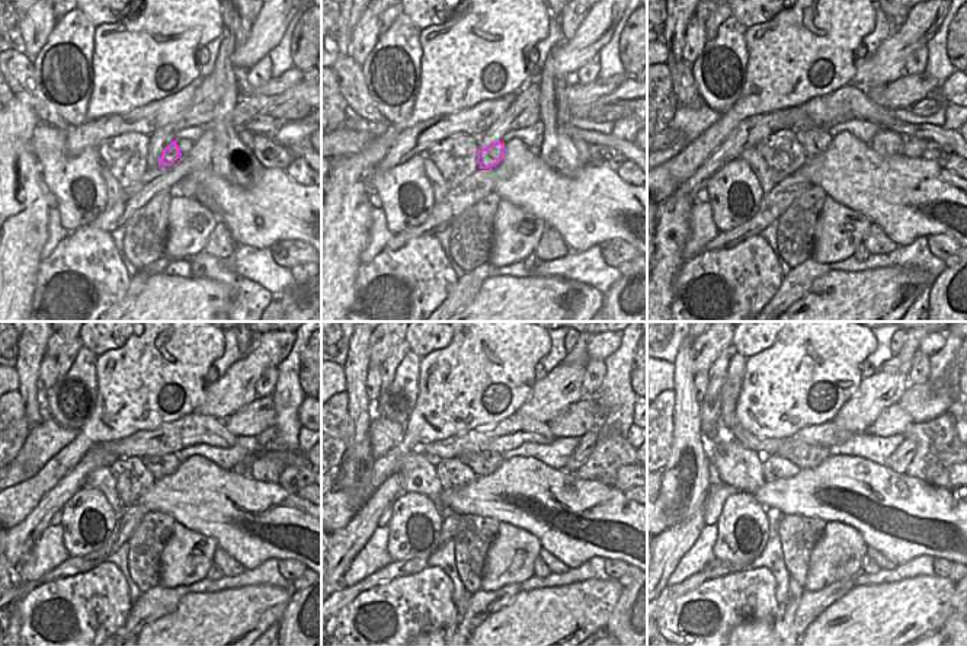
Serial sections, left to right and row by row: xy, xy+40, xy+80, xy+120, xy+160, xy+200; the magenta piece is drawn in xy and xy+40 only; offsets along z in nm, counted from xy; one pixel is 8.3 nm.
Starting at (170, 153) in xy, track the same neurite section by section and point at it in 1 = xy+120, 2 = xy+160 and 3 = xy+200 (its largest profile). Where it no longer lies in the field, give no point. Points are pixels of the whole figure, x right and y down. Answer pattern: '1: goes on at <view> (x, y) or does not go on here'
1: goes on at xy+120 (160, 466)
2: goes on at xy+160 (483, 463)
3: goes on at xy+200 (804, 456)

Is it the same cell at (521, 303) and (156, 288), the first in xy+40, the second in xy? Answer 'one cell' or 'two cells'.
one cell

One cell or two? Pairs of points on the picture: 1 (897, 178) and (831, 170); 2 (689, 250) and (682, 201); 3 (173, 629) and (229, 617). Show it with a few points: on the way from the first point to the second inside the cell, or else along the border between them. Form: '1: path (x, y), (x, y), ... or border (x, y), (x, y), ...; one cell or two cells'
1: path (881, 178), (857, 178), (847, 170); one cell
2: border (694, 204), (684, 262); two cells
3: path (186, 629), (215, 629); one cell

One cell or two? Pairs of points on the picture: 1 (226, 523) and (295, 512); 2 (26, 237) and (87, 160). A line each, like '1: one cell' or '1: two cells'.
1: one cell
2: two cells

